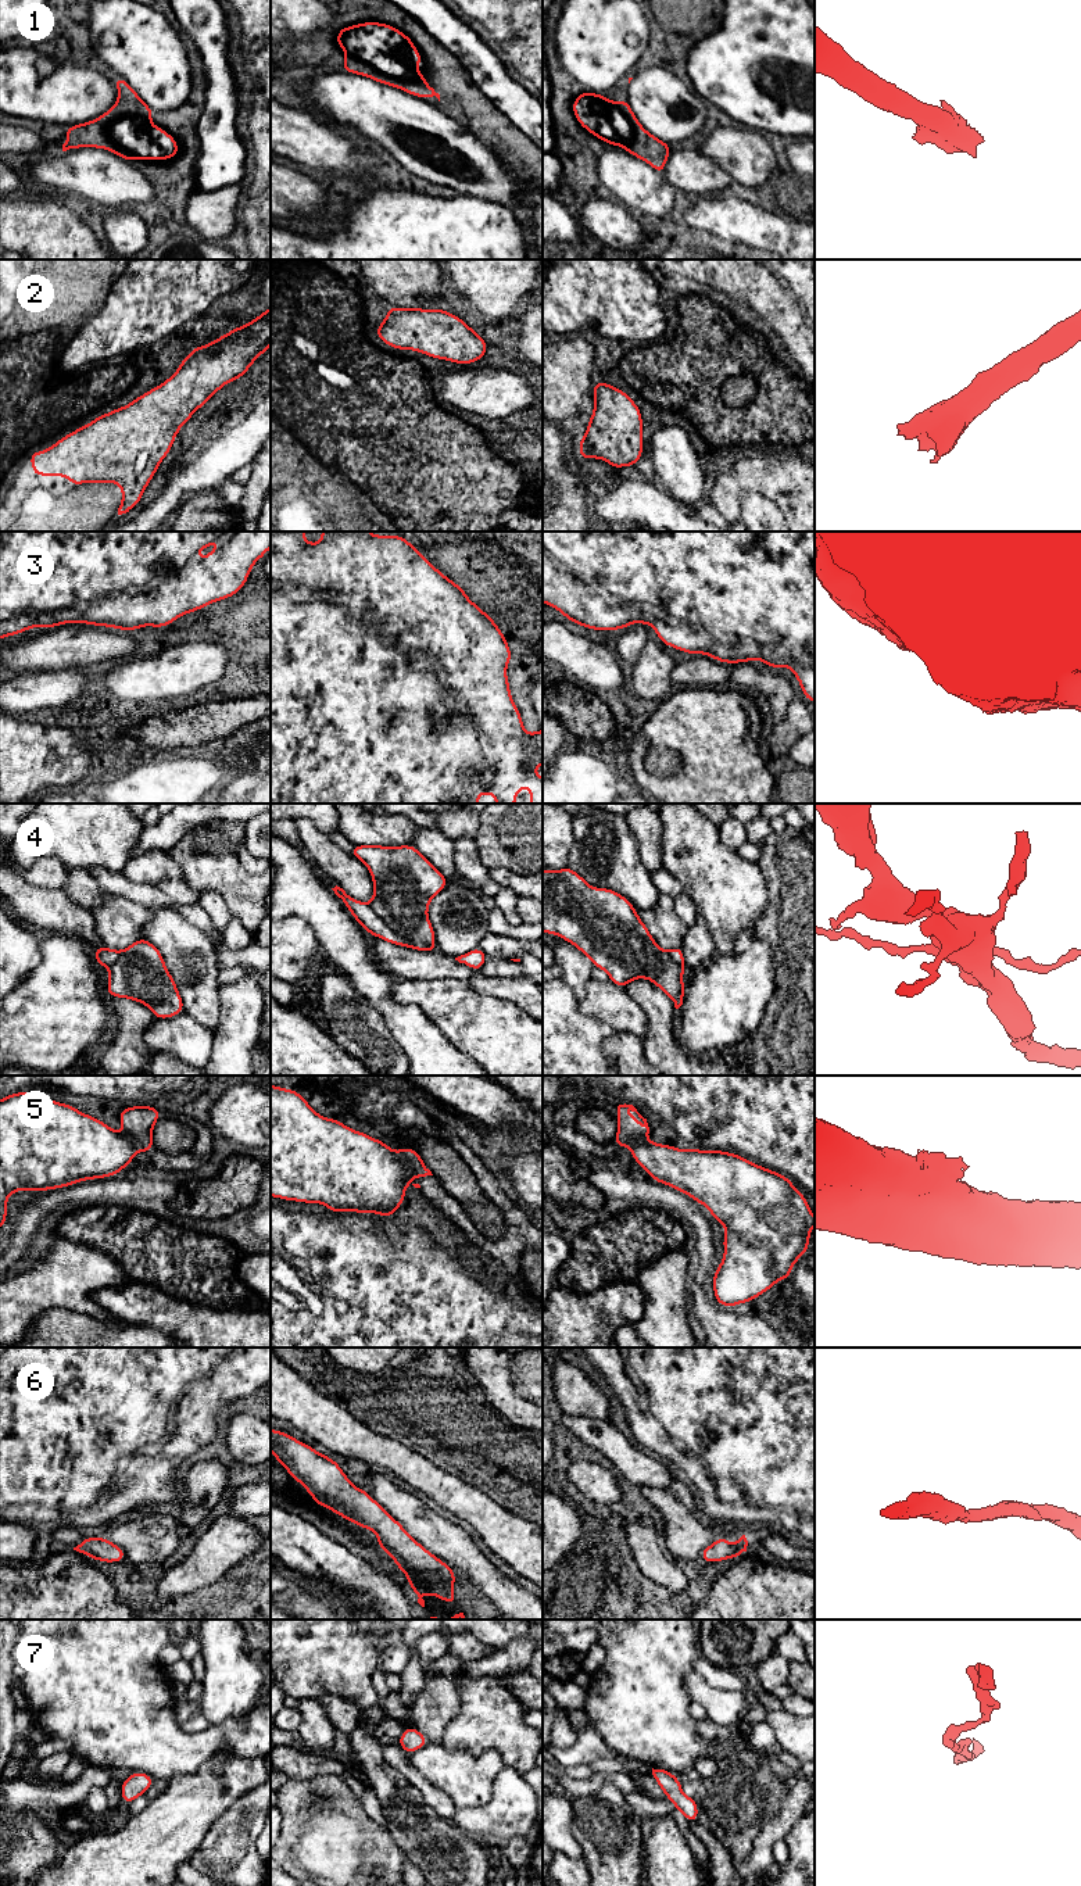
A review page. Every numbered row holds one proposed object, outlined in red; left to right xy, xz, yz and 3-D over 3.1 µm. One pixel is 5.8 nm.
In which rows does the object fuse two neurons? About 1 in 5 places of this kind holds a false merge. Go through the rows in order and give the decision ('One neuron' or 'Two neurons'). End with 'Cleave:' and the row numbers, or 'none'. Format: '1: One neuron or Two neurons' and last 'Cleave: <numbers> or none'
1: One neuron
2: One neuron
3: One neuron
4: Two neurons
5: Two neurons
6: One neuron
7: One neuron
Cleave: 4, 5

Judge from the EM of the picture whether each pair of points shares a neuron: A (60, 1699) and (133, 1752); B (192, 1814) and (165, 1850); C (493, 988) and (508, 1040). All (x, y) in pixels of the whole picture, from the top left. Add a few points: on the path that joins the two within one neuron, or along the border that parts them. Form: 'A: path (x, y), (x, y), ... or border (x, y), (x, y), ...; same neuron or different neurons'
A: path (78, 1699), (115, 1734); same neuron
B: path (183, 1822), (165, 1842); same neuron
C: border (468, 980), (473, 990), (508, 999), (525, 1011); different neurons

